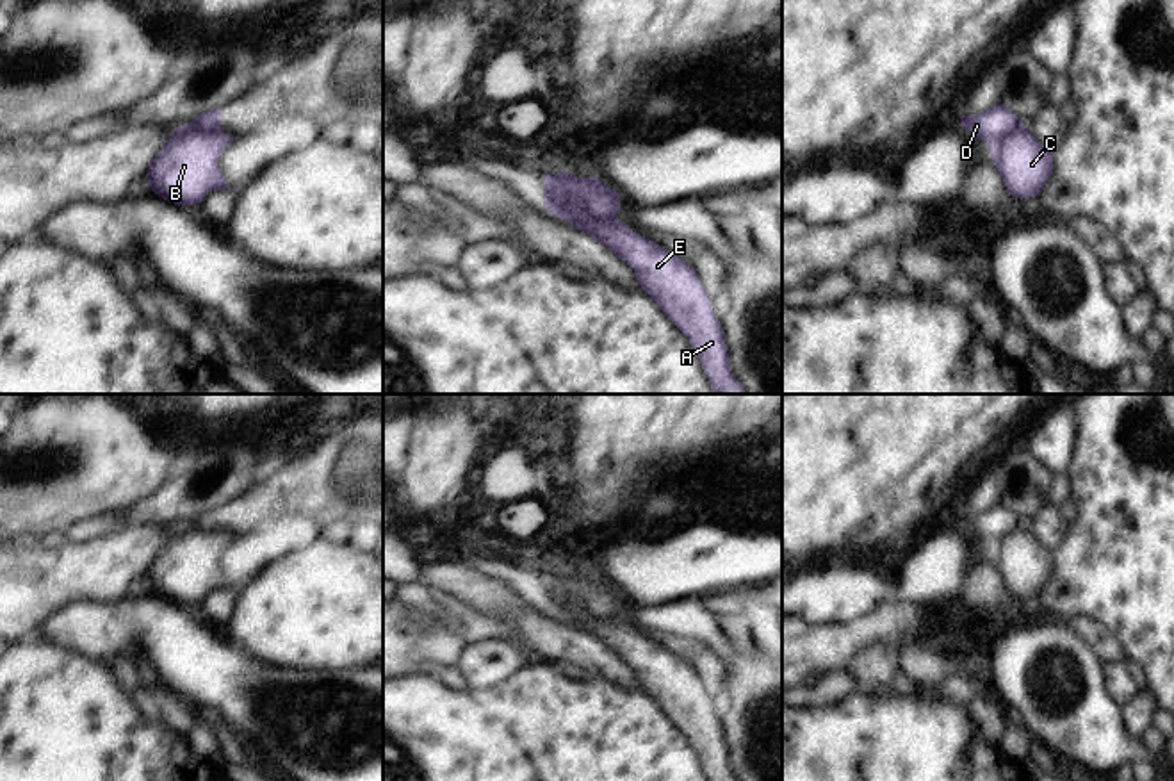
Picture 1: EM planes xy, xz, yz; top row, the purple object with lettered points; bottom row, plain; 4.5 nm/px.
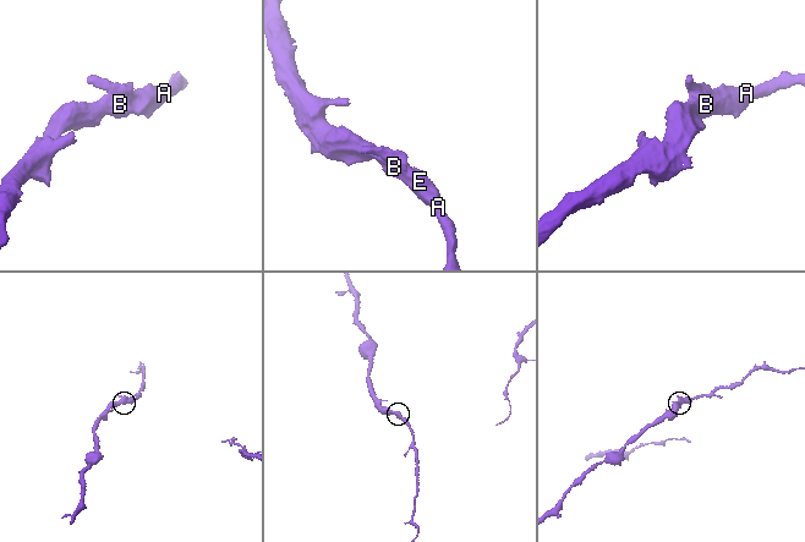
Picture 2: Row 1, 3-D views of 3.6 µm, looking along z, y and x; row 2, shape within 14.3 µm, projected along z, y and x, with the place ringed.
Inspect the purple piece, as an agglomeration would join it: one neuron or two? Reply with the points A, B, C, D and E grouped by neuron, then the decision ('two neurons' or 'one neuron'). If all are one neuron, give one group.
A B C E / D | two neurons

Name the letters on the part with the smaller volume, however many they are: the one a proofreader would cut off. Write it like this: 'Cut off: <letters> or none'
Cut off: D

